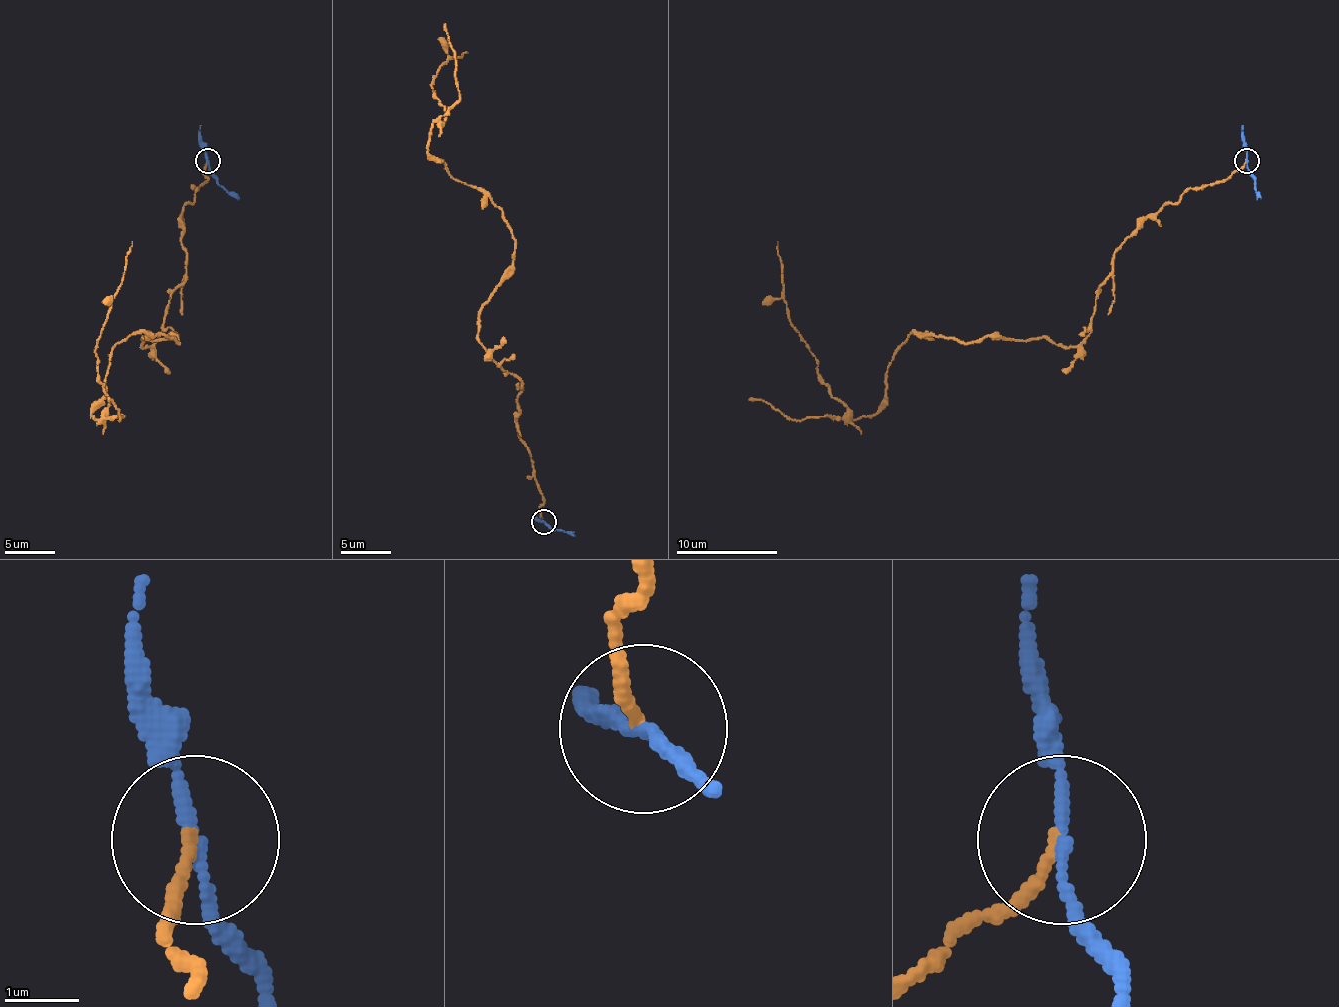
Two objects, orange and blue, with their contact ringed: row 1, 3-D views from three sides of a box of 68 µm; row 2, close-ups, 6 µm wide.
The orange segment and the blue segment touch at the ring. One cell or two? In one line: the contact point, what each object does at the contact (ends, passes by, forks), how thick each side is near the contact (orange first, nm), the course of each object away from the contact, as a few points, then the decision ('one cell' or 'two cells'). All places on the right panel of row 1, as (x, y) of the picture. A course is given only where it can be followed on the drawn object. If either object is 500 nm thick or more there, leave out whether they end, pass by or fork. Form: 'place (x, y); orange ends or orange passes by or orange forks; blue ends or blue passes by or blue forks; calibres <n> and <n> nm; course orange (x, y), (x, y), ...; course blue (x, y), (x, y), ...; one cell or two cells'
place (1247, 160); orange ends; blue passes by; calibres 150 and 150 nm; course orange (1247, 161), (1149, 214), (1114, 254), (1078, 345), (912, 332), (871, 416), (846, 418), (791, 322), (778, 242); course blue (1247, 161), (1247, 174), (1255, 181), (1260, 199); two cells

